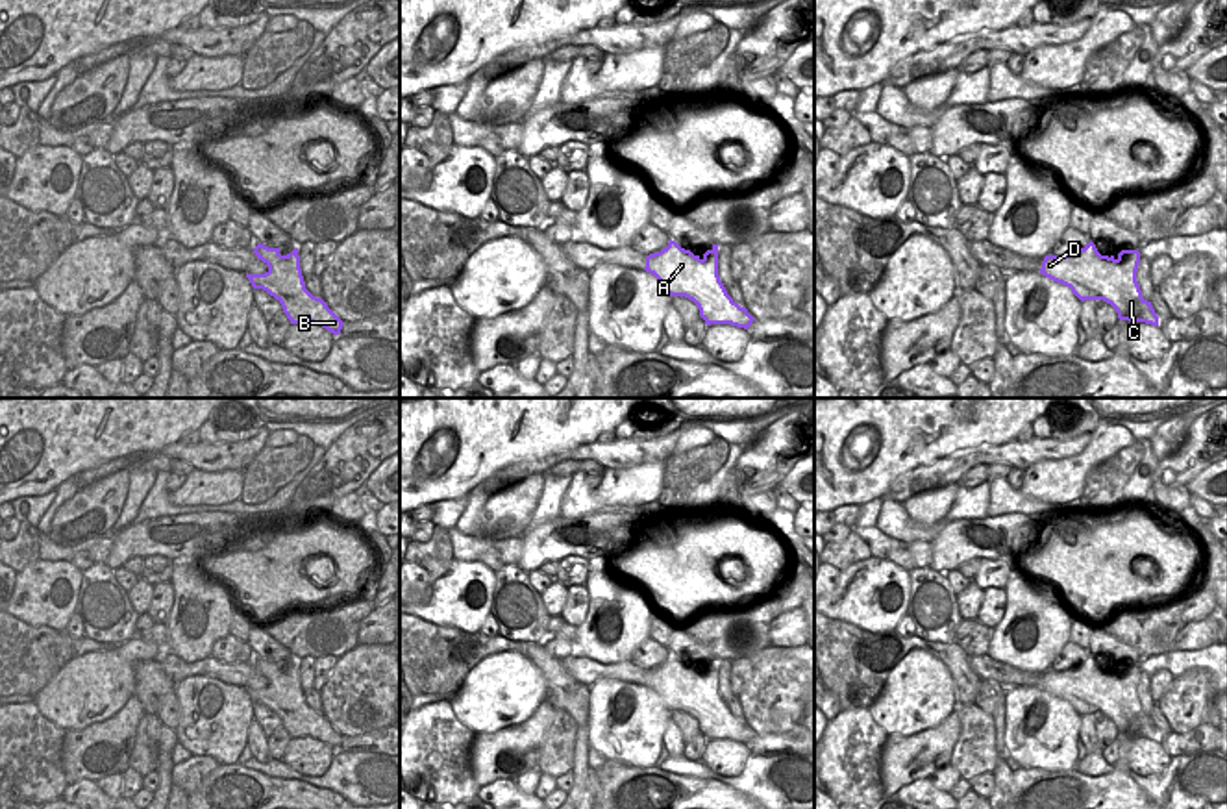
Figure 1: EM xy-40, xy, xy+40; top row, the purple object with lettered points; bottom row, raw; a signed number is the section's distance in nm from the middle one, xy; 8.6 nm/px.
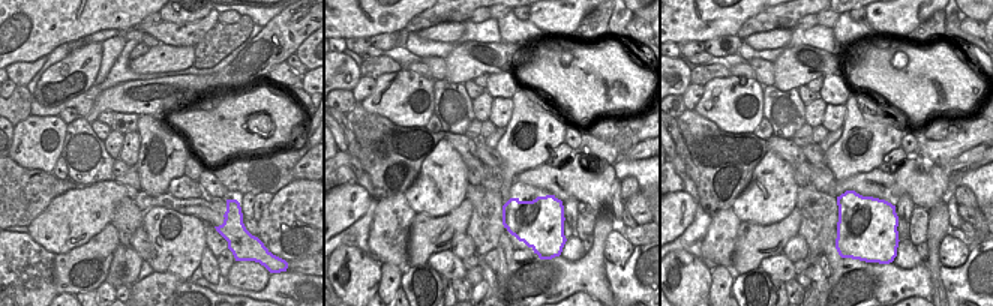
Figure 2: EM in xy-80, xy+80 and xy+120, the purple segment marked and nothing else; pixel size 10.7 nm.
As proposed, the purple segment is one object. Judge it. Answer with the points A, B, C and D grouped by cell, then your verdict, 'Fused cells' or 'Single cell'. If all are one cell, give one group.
Groups: A D / B C. Fused cells.

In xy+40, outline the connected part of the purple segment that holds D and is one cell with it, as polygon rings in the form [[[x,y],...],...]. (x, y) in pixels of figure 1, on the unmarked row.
[[[1090,655],[1081,665],[1068,670],[1046,670],[1040,689],[1062,698],[1081,715],[1105,715],[1099,707],[1107,703],[1109,670],[1101,670]]]

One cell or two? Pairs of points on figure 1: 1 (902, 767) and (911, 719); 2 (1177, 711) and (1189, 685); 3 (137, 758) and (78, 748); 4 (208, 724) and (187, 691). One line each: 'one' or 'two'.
1: two
2: one
3: two
4: one

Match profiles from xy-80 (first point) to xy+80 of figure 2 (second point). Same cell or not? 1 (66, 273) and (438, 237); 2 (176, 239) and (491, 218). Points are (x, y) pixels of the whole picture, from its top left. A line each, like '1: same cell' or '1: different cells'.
1: same cell
2: different cells

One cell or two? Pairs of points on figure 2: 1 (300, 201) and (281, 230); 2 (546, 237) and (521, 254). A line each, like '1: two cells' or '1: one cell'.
1: one cell
2: one cell

